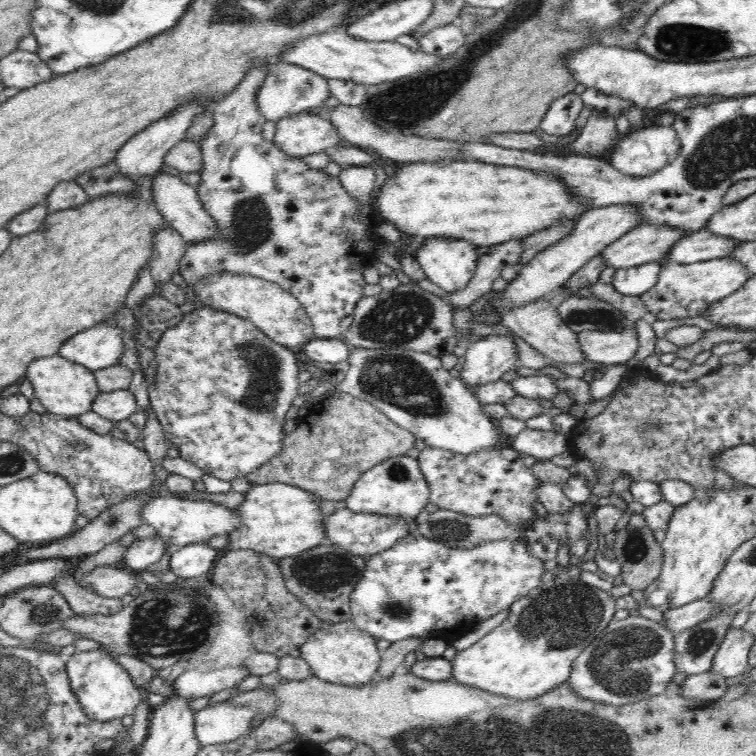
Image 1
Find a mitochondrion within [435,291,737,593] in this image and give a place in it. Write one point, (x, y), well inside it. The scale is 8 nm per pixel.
(645, 435)

